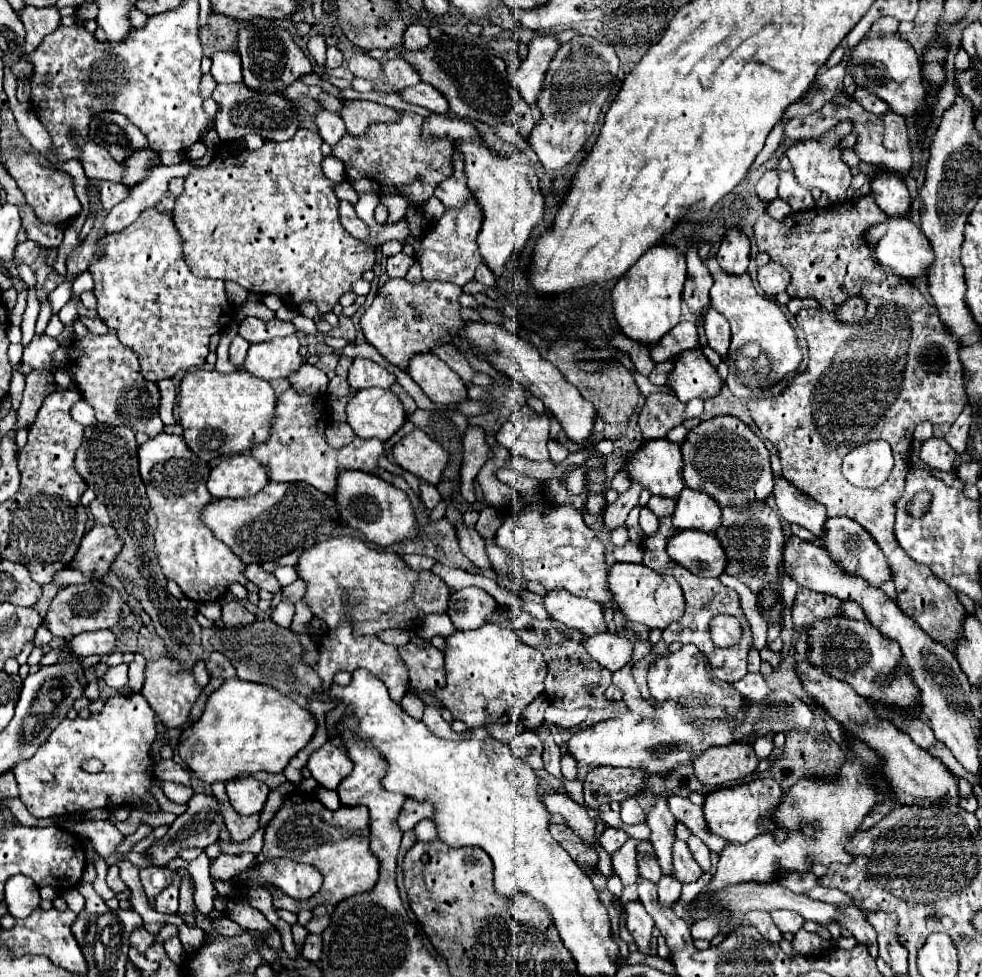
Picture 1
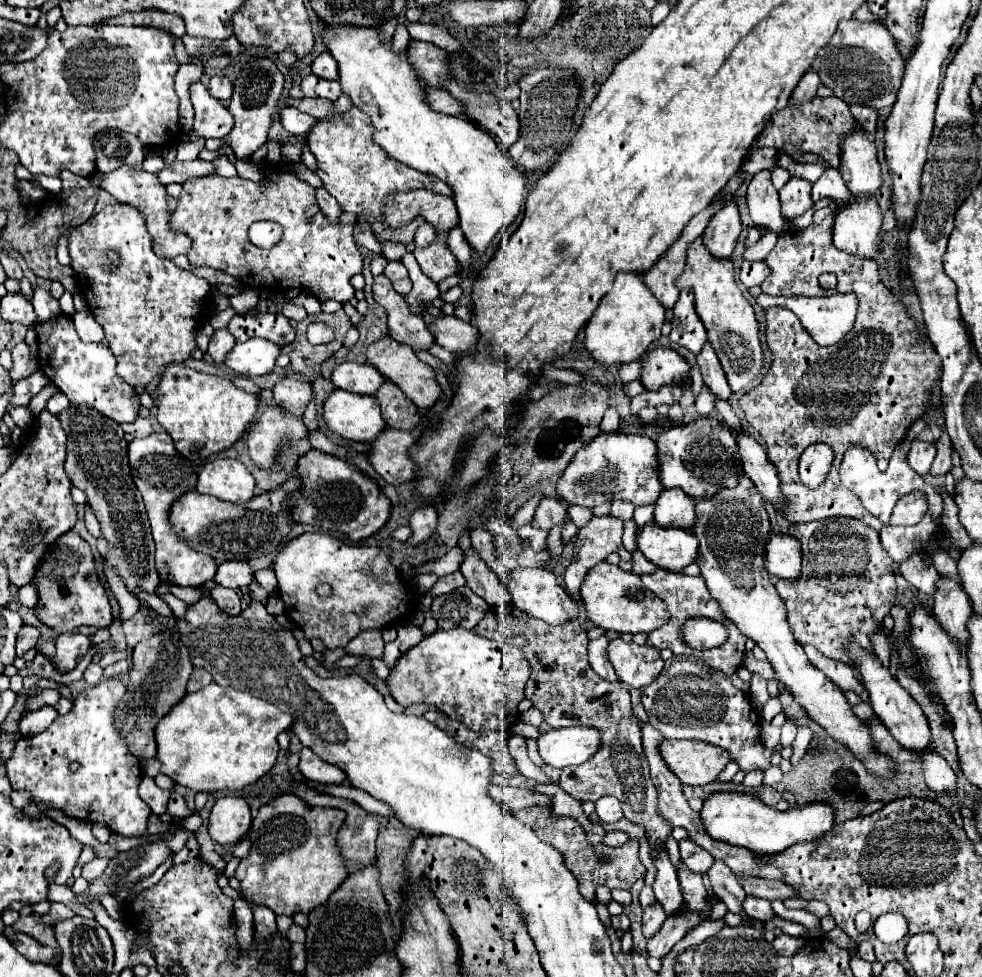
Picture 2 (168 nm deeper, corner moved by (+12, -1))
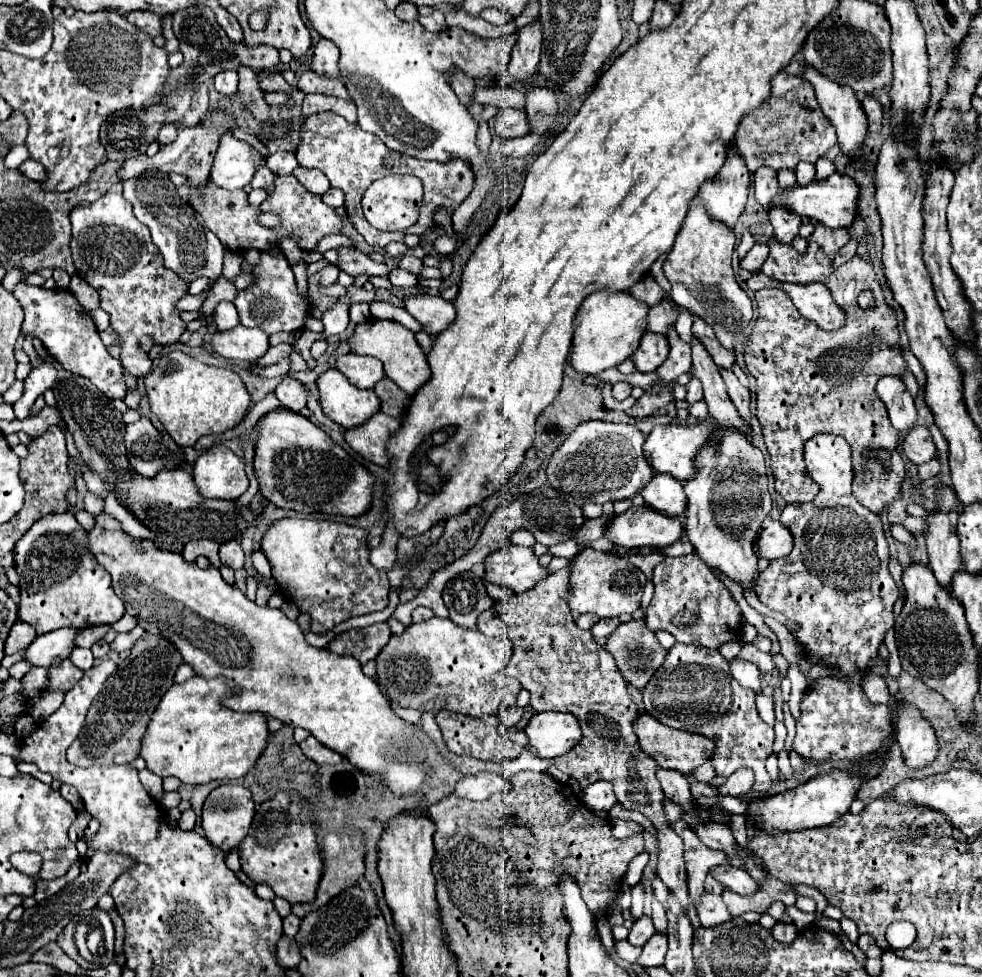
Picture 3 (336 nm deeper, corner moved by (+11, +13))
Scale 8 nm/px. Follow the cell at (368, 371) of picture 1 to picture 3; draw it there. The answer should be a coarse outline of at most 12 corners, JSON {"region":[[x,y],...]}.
{"region":[[341,354],[335,368],[357,388],[373,388],[383,376],[377,358]]}

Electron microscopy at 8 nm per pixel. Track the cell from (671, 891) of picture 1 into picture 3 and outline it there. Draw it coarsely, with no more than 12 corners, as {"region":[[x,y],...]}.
{"region":[[639,918],[629,930],[629,942],[643,946],[653,936],[651,918]]}

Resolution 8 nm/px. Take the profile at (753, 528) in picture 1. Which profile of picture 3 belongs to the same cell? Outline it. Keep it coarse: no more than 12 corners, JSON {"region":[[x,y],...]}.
{"region":[[727,430],[685,482],[695,554],[743,590],[771,512],[765,456]]}

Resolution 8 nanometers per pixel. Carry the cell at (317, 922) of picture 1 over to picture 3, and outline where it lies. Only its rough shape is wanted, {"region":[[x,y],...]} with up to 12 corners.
{"region":[[293,914],[283,918],[283,934],[295,936],[301,920]]}

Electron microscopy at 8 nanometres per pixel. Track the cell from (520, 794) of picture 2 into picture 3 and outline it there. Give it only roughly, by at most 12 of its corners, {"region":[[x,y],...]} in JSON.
{"region":[[501,774],[465,776],[455,794],[467,800],[487,800],[509,792],[511,782]]}

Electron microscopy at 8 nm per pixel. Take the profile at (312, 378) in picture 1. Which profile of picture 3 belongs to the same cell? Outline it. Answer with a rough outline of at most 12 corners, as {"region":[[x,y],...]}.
{"region":[[293,376],[275,388],[279,402],[299,412],[307,404],[309,390]]}

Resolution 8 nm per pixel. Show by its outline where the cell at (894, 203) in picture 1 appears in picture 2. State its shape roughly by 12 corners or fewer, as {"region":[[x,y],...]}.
{"region":[[852,132],[840,174],[852,196],[882,186],[874,140]]}

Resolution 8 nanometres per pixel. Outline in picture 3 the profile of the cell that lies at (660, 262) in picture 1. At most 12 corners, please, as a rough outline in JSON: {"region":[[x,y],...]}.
{"region":[[625,290],[589,294],[571,364],[599,374],[633,356],[649,306]]}

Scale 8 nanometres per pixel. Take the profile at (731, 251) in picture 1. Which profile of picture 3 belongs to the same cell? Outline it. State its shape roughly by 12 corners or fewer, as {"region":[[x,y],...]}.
{"region":[[735,148],[697,198],[733,228],[747,204],[749,170]]}

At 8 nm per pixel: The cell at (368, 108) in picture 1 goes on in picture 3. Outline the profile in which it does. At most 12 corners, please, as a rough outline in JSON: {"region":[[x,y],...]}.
{"region":[[281,74],[261,80],[263,92],[295,94],[299,88],[285,82]]}

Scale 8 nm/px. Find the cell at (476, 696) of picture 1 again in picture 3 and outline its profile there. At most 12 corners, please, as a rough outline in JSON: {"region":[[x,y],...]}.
{"region":[[433,616],[375,660],[399,706],[481,718],[517,702],[507,636]]}

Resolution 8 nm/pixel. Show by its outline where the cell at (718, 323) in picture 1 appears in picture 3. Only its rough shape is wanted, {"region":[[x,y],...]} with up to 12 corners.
{"region":[[721,370],[731,402],[749,420],[749,390],[731,370]]}

